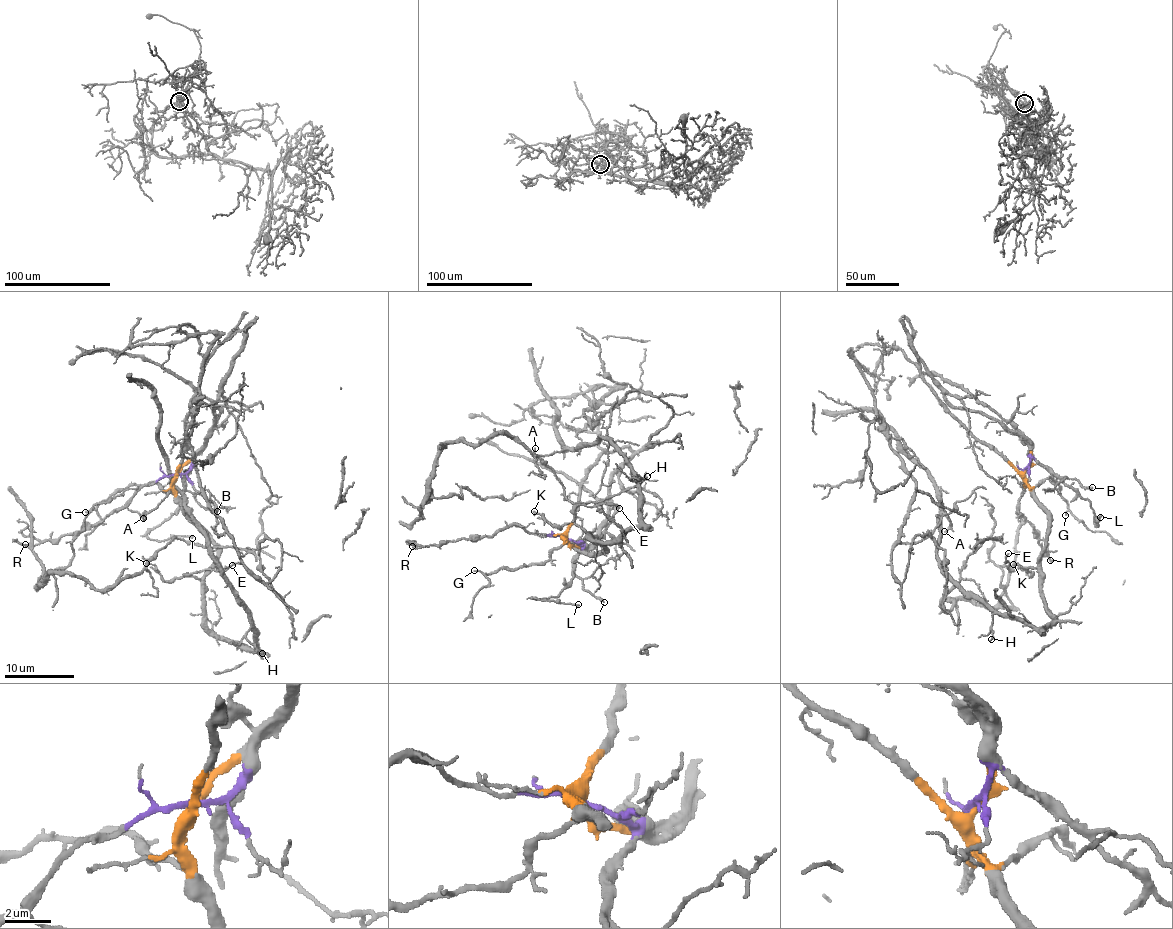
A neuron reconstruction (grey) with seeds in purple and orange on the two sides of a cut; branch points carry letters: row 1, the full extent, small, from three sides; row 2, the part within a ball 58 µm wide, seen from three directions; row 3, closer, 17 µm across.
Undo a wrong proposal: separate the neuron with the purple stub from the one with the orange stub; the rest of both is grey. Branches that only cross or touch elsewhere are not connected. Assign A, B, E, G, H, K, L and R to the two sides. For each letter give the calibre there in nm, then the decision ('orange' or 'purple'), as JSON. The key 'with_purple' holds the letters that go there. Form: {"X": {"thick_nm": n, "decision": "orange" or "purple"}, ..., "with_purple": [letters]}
{"A": {"thick_nm": 160, "decision": "orange"}, "B": {"thick_nm": 240, "decision": "purple"}, "E": {"thick_nm": 140, "decision": "orange"}, "G": {"thick_nm": 170, "decision": "orange"}, "H": {"thick_nm": 100, "decision": "orange"}, "K": {"thick_nm": 190, "decision": "orange"}, "L": {"thick_nm": 180, "decision": "purple"}, "R": {"thick_nm": 130, "decision": "purple"}, "with_purple": ["B", "L", "R"]}

